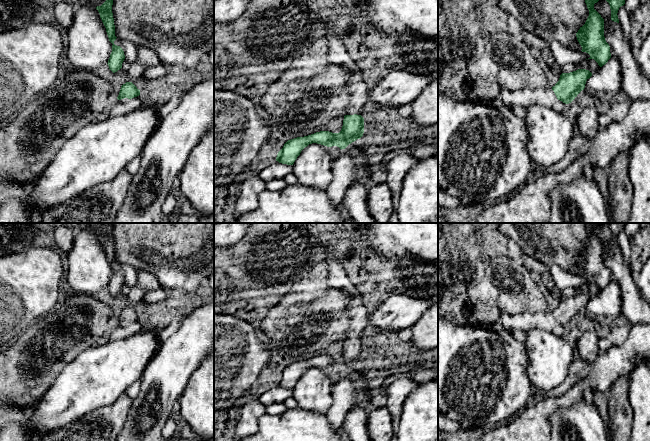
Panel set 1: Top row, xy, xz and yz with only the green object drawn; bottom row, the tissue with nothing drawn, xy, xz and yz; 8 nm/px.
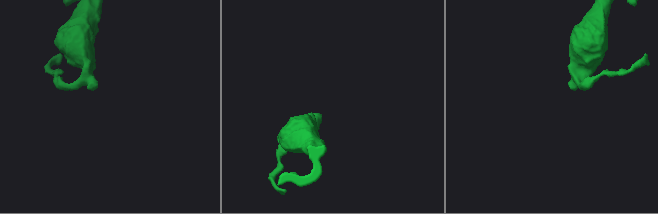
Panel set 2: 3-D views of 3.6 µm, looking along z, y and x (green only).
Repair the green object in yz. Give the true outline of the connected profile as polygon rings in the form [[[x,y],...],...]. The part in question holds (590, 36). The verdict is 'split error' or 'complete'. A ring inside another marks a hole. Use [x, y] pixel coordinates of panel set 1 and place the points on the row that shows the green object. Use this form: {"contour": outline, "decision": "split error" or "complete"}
{"contour": [[[585,0],[589,16],[585,24],[576,33],[577,40],[582,47],[582,52],[590,55],[600,67],[611,58],[610,46],[604,37],[604,19],[594,9],[594,4],[599,0]]], "decision": "complete"}

